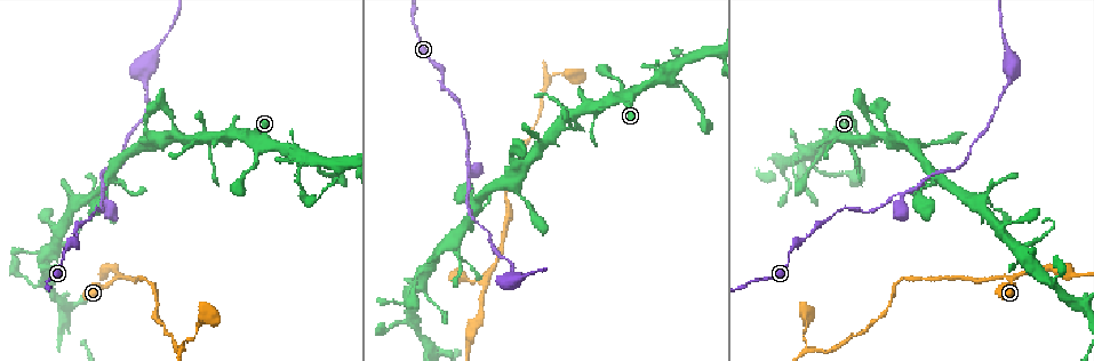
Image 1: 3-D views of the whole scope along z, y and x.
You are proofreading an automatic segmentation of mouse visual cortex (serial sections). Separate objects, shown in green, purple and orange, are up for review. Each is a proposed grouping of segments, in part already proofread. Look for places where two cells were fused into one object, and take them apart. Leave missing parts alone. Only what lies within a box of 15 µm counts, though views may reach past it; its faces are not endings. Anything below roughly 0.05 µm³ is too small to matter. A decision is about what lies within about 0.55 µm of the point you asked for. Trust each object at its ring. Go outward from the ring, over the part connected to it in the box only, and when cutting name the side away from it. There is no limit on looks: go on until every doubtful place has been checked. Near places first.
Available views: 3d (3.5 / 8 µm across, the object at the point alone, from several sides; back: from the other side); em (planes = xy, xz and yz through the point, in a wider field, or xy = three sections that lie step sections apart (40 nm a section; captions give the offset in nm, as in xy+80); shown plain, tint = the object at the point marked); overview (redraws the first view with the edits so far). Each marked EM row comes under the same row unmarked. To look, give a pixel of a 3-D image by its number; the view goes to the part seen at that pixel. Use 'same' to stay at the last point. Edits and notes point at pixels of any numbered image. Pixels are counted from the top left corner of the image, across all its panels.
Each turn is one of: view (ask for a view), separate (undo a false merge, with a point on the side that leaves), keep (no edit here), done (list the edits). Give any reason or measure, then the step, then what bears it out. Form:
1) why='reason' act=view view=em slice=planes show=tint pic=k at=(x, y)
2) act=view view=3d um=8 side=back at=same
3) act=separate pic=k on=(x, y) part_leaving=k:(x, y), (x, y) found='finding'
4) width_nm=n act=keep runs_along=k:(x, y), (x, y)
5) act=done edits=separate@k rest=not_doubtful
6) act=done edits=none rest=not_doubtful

act=view view=3d um=3.5 pic=1 at=(1015, 275)

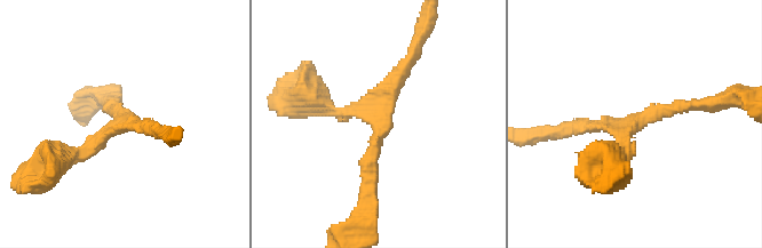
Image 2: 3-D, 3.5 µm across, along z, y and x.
arms=3 arm_widths_nm=200,200,200 act=view view=em slice=xy step=1 show=tint pic=2 at=(633, 122)

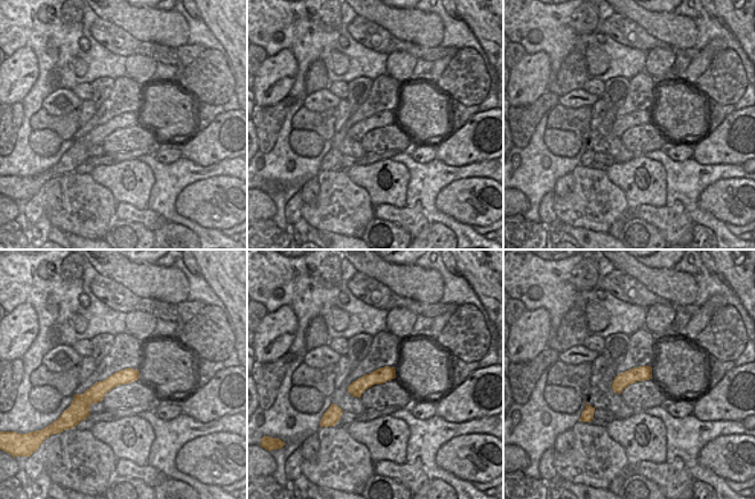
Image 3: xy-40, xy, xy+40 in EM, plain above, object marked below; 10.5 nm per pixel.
act=keep found='one cell here'

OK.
why='thin arm on a thick one' act=view view=3d um=8 pic=1 at=(902, 195)

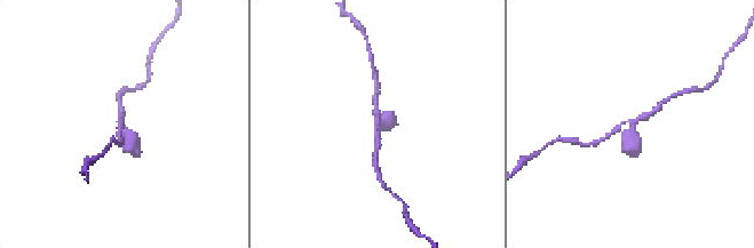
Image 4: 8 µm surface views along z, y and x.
arms=3 arm_widths_nm=150,150,450 act=view view=em slice=xy step=3 show=tint pic=4 at=(123, 122)

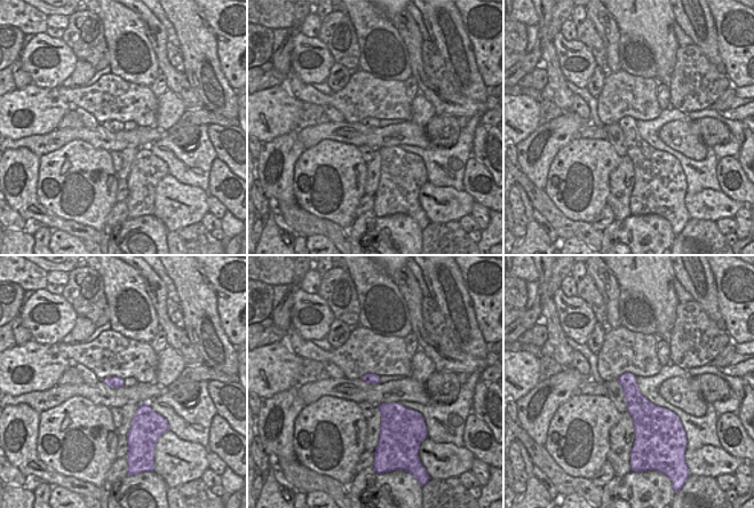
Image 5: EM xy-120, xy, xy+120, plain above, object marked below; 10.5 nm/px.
act=keep runs_along=4:(604, 138), (625, 121), (648, 117), (659, 106) found='all the same cell'

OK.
why='abrupt turn' act=view view=3d um=3.5 side=back pic=1 at=(204, 318)

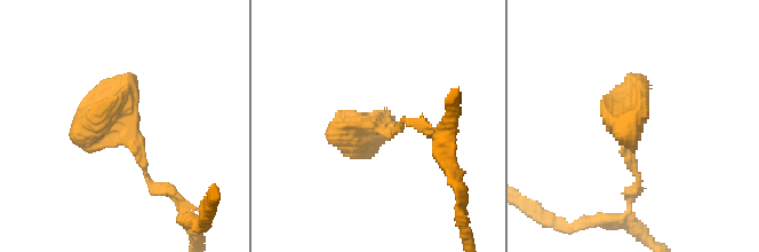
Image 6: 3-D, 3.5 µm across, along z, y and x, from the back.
act=view view=em slice=xy step=2 show=tint pic=6 at=(380, 130)

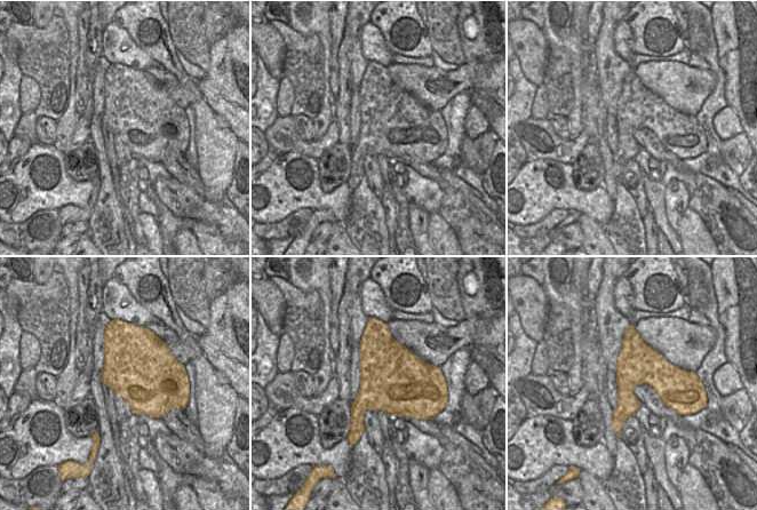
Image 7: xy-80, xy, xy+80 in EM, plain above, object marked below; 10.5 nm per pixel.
act=keep runs_along=6:(420, 123), (349, 134), (345, 125) found='one cell here'

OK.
act=done edits=none rest=not_doubtful

